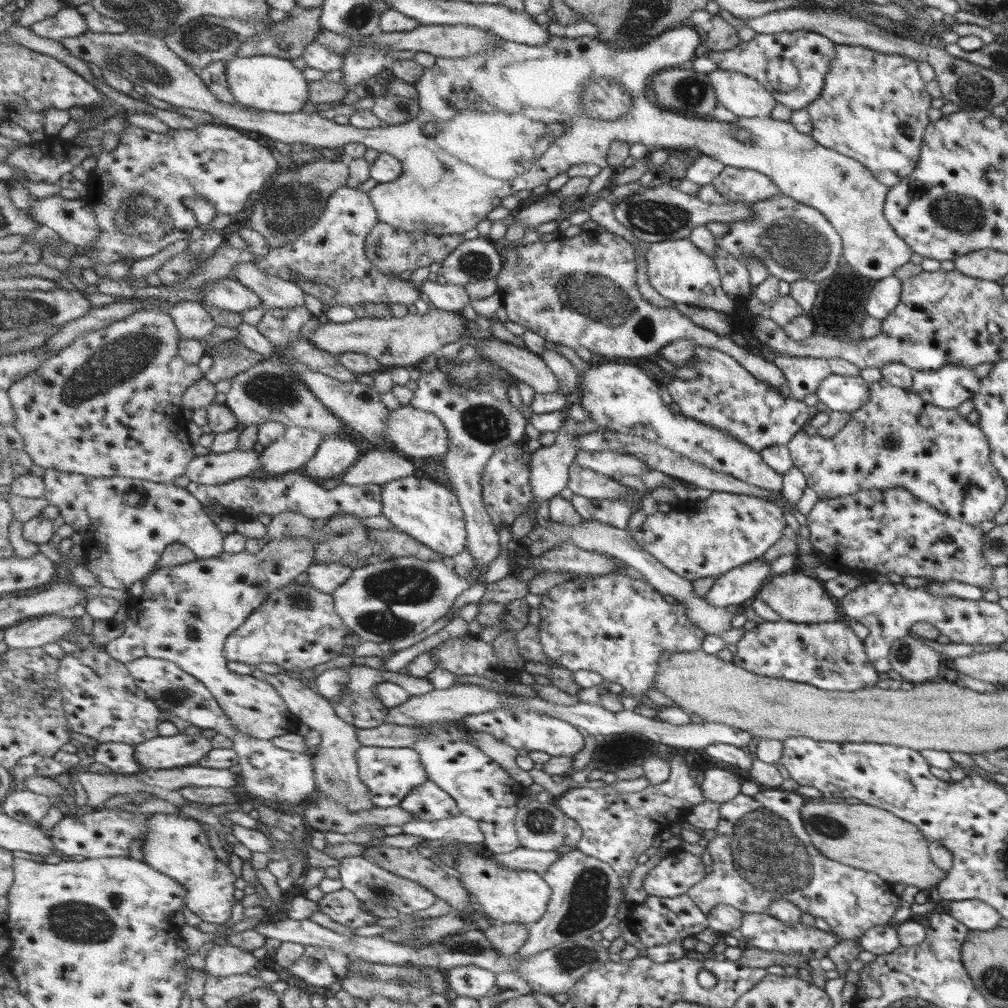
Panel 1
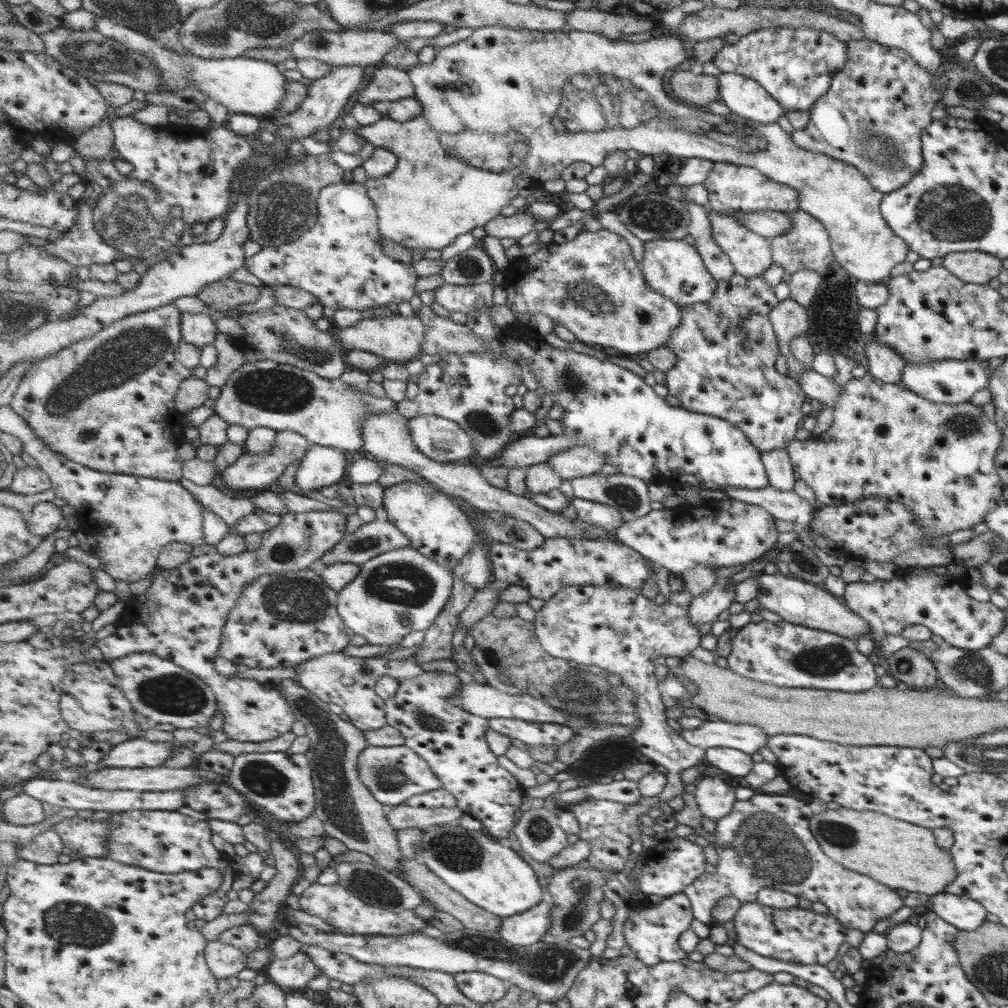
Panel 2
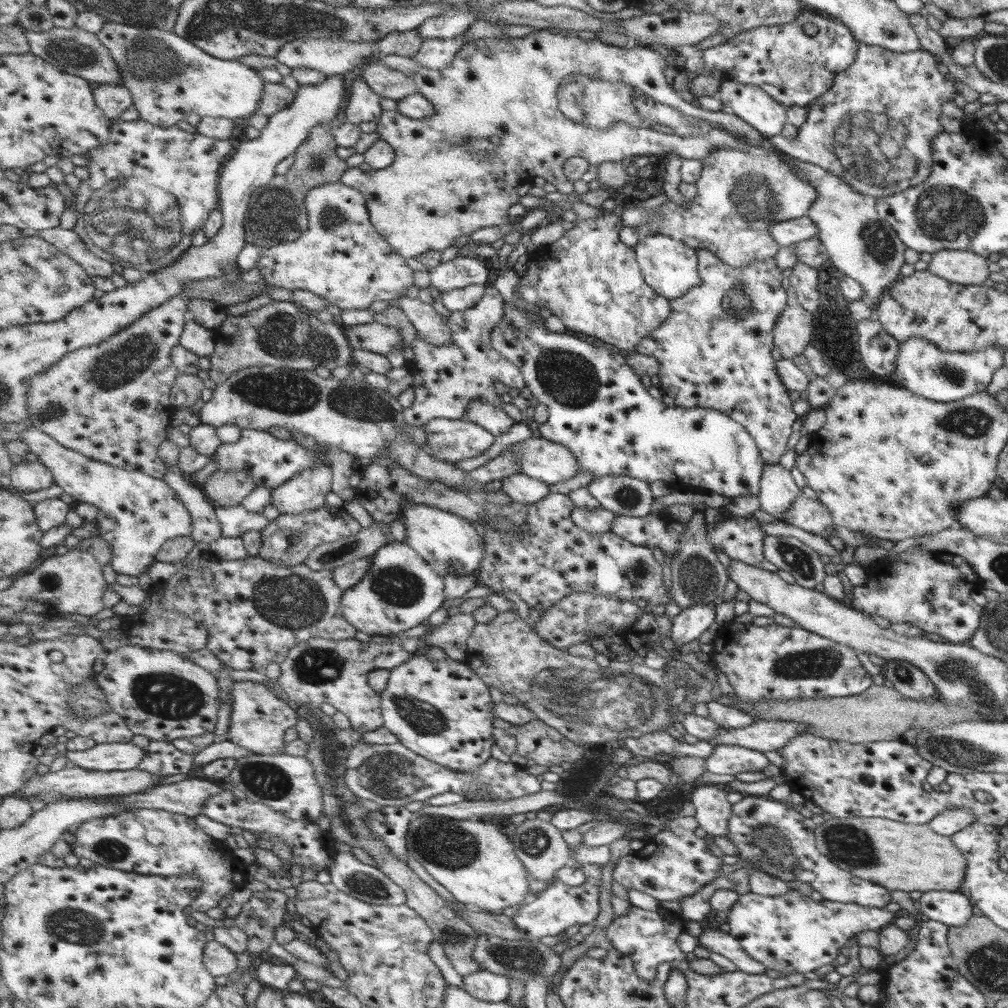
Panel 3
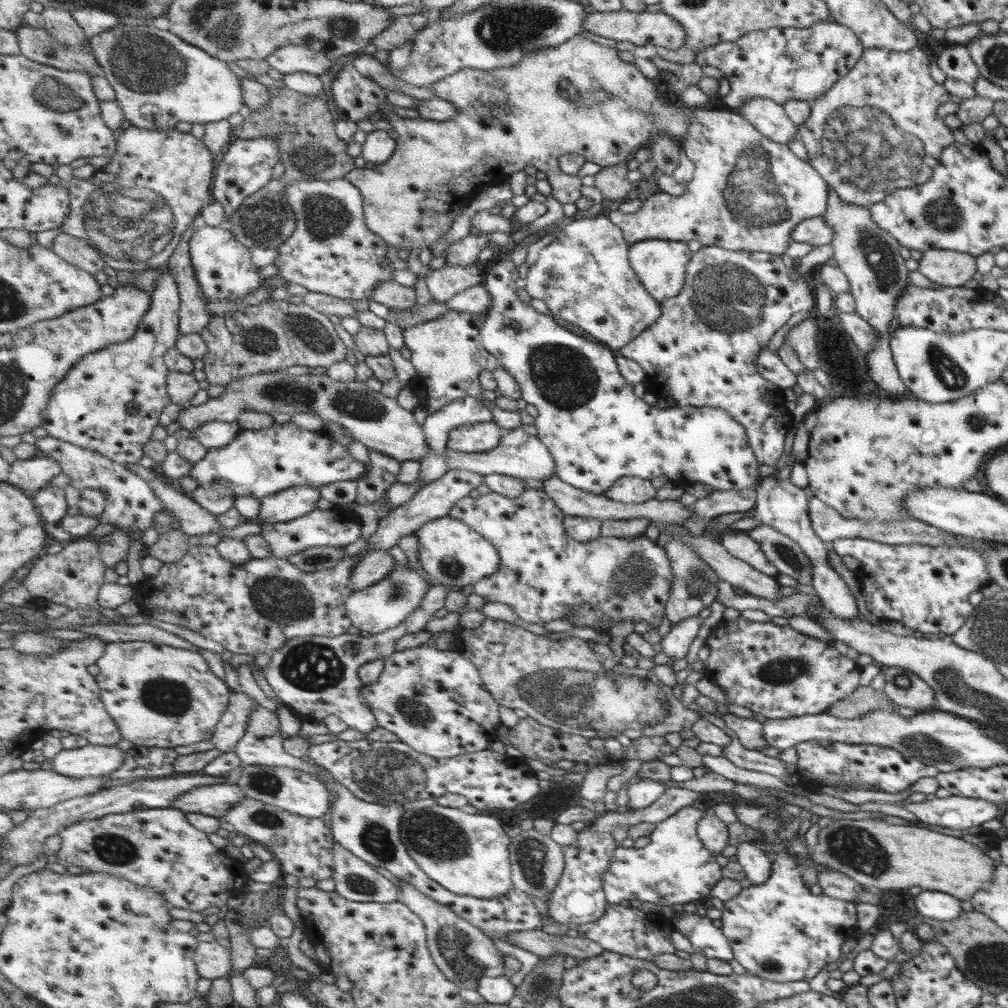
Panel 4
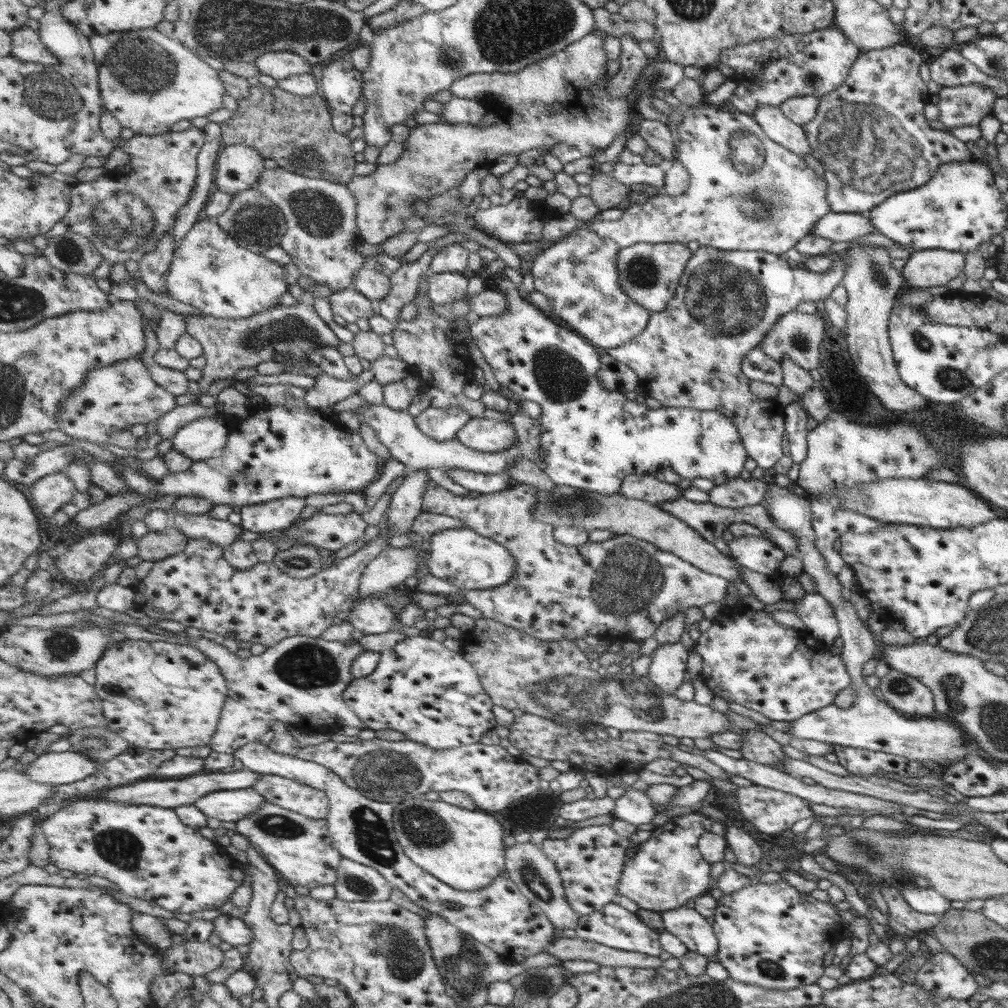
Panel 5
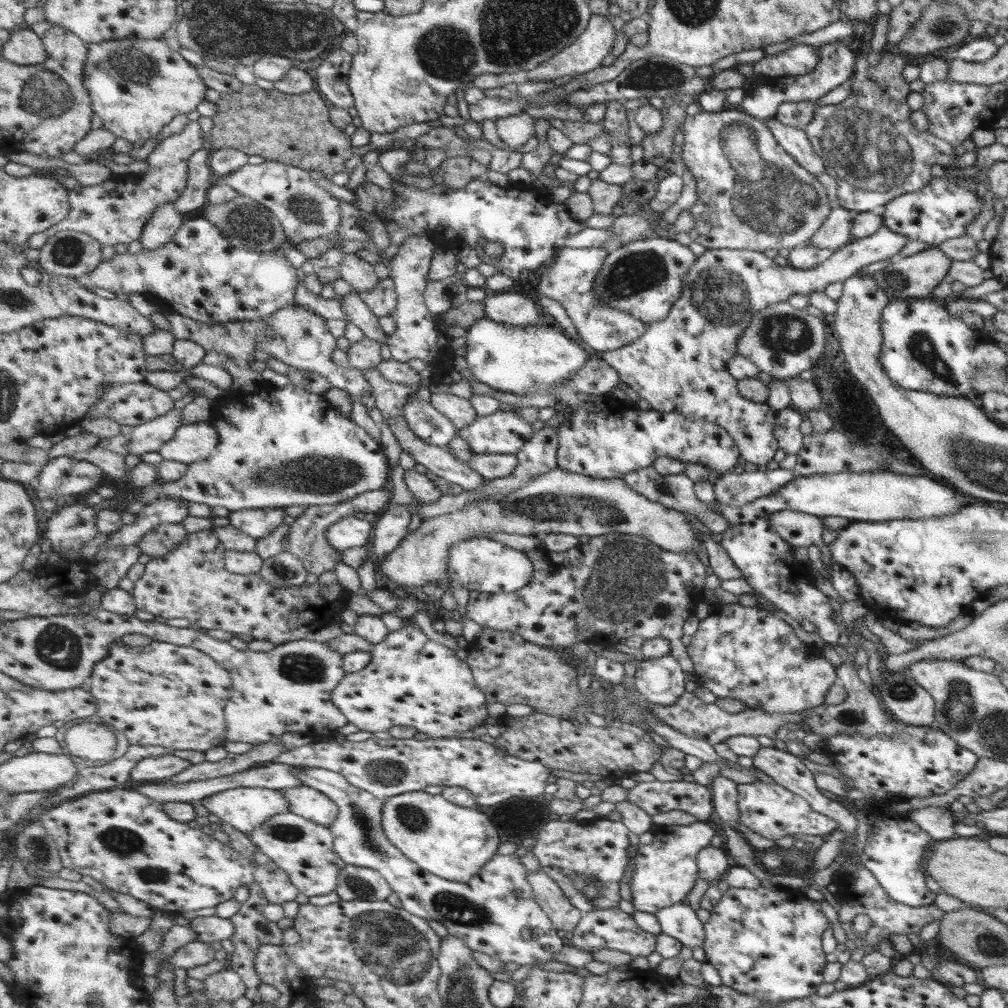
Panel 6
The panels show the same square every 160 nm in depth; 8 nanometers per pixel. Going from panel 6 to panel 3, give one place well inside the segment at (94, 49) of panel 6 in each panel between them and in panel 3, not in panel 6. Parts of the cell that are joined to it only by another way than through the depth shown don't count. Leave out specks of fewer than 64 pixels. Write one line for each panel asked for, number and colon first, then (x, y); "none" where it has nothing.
3: (169, 77)
4: (159, 79)
5: (149, 81)

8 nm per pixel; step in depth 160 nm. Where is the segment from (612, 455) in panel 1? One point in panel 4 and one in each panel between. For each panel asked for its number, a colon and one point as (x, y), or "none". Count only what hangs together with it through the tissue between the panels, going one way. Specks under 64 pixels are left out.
2: (579, 461)
3: (543, 459)
4: (519, 454)

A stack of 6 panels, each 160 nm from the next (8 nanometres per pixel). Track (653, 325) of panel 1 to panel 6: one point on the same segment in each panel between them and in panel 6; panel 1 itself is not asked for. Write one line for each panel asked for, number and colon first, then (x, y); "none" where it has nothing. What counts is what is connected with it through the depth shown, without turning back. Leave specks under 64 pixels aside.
2: (593, 285)
3: (589, 279)
4: (585, 276)
5: (578, 274)
6: (570, 279)

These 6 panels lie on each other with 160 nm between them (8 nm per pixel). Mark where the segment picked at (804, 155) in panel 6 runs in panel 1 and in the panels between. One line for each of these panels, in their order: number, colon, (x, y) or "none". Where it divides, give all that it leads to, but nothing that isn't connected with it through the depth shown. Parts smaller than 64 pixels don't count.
1: (743, 96)
2: (743, 97)
3: (756, 108)
4: (768, 117)
5: (779, 128)

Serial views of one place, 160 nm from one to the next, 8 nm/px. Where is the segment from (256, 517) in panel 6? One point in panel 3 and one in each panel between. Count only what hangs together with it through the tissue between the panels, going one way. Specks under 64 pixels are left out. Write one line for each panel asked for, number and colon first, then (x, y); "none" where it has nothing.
3: (307, 491)
4: (295, 502)
5: (279, 515)

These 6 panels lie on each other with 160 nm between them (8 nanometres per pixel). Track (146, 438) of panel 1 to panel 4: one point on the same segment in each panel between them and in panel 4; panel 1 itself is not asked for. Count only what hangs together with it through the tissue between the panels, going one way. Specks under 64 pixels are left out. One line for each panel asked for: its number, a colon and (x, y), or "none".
2: (108, 402)
3: (112, 402)
4: (110, 402)

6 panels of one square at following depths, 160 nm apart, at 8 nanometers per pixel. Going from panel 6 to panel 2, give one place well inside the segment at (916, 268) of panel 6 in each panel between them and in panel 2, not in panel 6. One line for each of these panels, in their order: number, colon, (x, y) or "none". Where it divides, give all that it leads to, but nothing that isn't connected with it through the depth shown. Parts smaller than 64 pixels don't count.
2: (975, 267)
3: (956, 266)
4: (947, 268)
5: (934, 267)

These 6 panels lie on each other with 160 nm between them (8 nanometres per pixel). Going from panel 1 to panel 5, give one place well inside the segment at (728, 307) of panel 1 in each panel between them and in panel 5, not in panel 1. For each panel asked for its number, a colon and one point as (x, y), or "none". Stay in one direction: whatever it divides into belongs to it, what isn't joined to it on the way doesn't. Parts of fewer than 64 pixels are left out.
2: (676, 269)
3: (671, 267)
4: (662, 265)
5: (650, 273)

